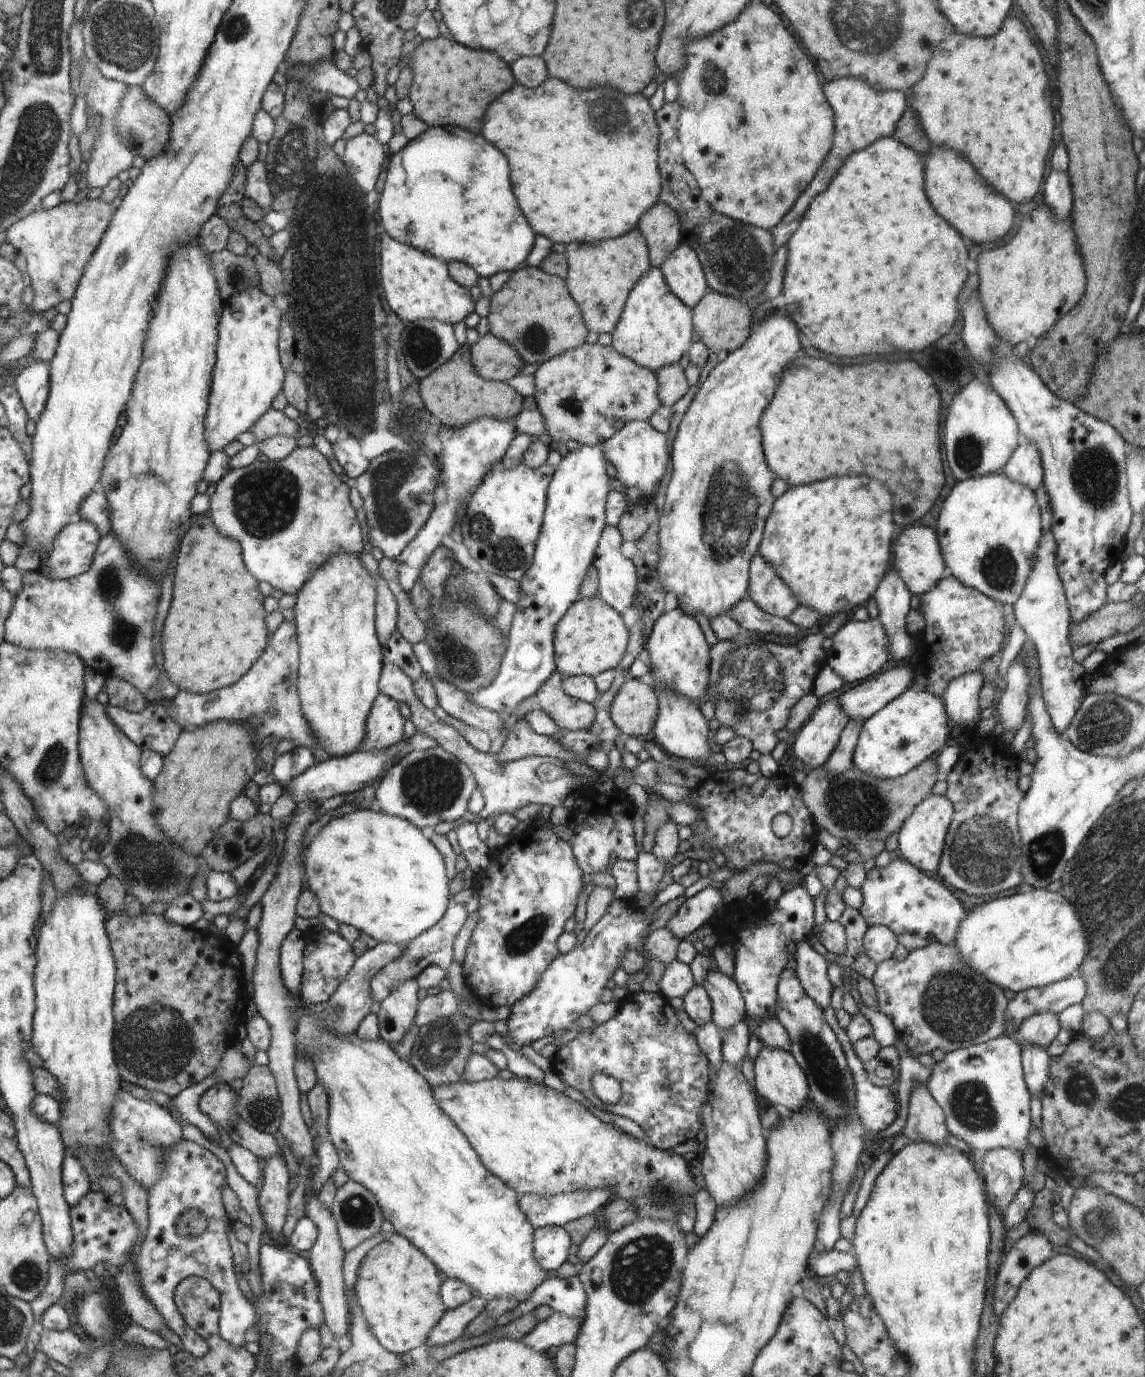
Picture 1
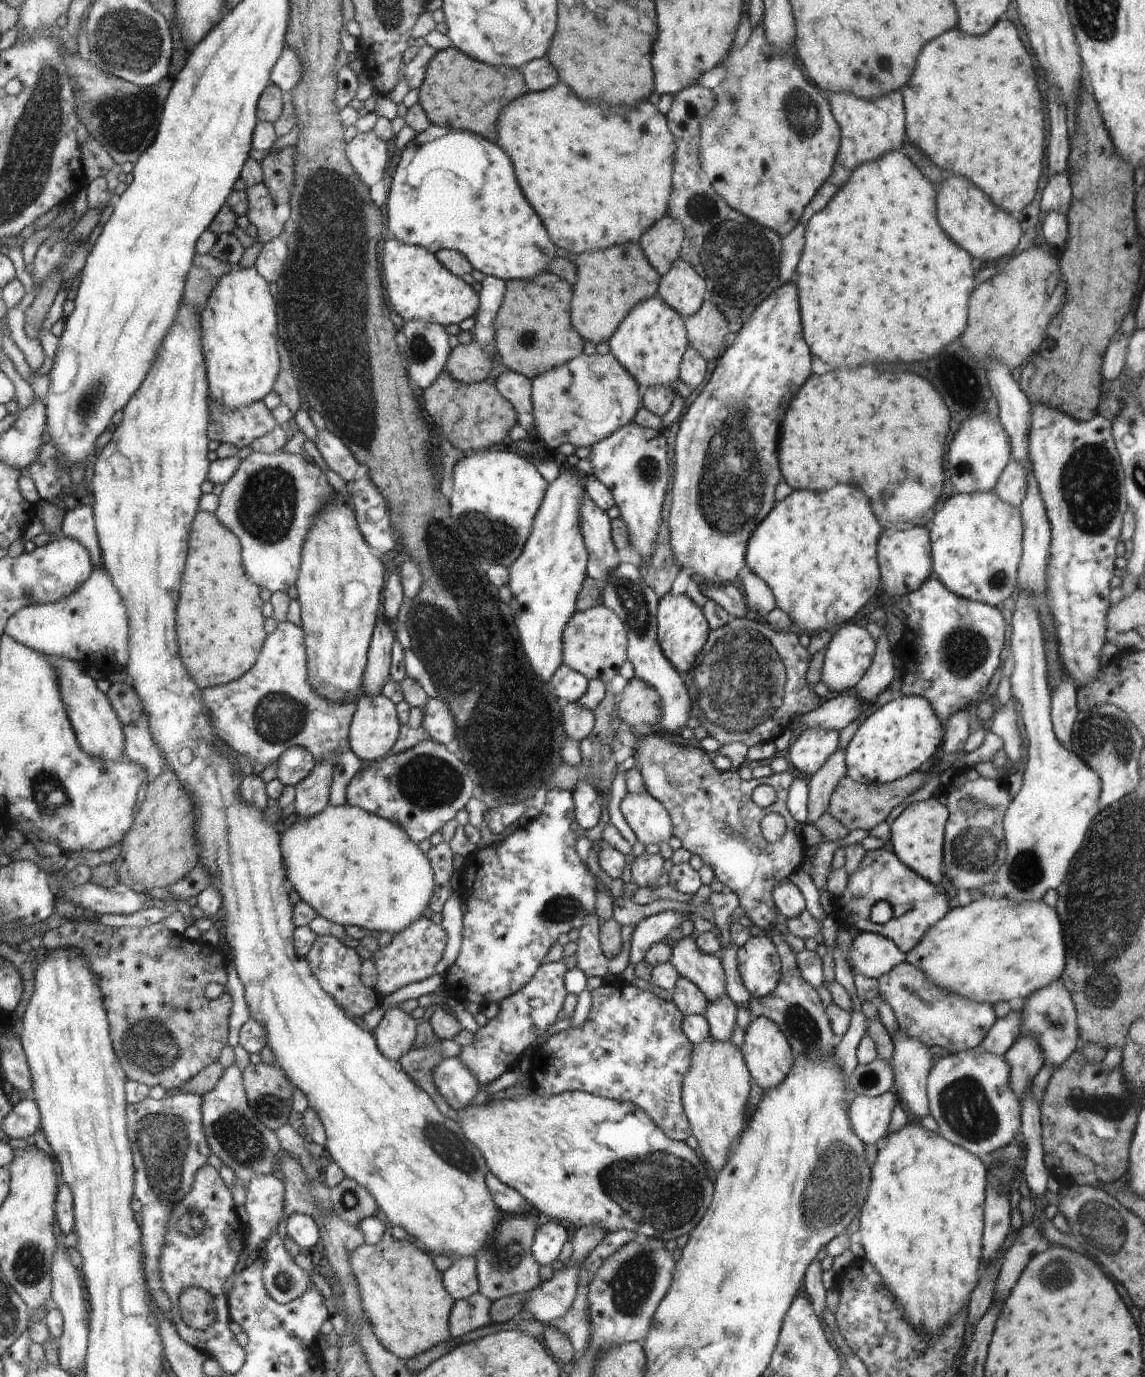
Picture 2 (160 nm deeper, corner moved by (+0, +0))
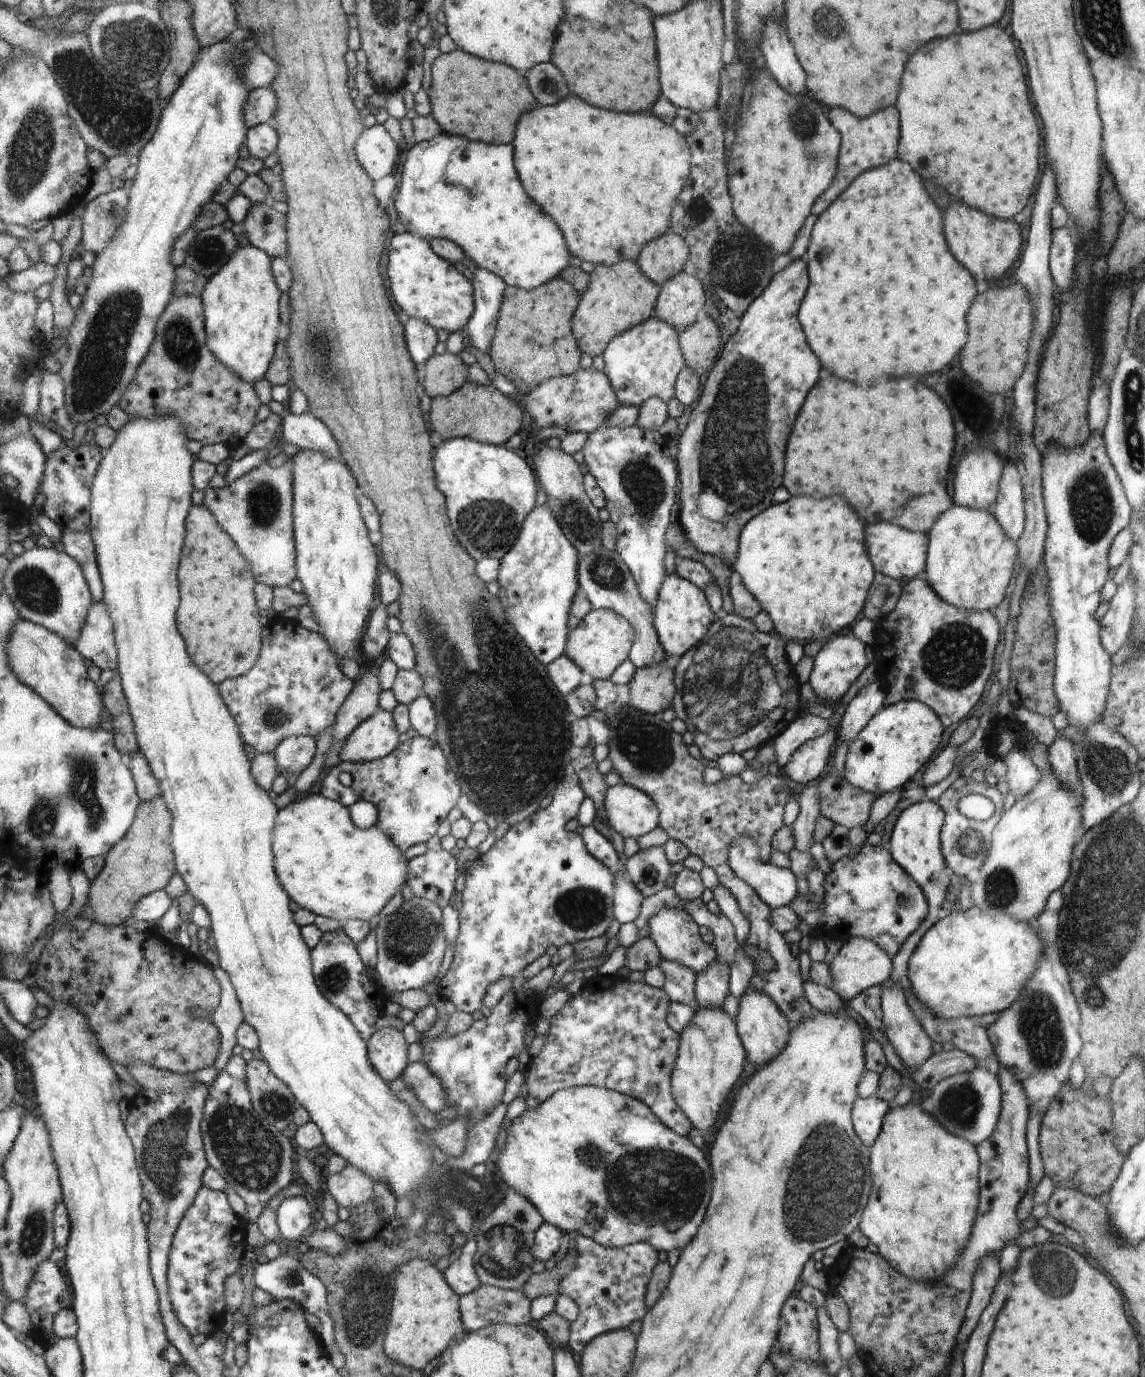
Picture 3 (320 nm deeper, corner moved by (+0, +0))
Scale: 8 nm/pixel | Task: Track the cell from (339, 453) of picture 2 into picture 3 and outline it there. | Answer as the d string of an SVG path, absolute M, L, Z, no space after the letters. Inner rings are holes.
M287 412L282 416L281 424L282 437L287 443L300 449L321 451L332 459L340 458L331 430L314 413Z

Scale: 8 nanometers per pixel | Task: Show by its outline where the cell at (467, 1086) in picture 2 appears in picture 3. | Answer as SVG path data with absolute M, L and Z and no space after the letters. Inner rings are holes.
M418 1061L408 1064L401 1077L424 1108L427 1108L431 1113L444 1110L447 1105L444 1090L424 1063Z

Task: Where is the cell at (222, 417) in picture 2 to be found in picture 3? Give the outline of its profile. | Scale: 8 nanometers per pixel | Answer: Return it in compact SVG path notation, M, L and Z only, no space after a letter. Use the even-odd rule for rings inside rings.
M185 294L184 296L174 297L173 301L168 305L167 311L164 311L164 314L161 316L157 333L158 336L151 353L148 353L147 359L144 359L144 362L140 365L135 381L131 384L131 387L125 394L122 395L119 405L124 410L127 410L133 419L153 420L158 417L179 417L189 438L191 440L198 440L206 446L208 446L208 444L224 444L229 448L234 448L244 442L247 434L251 432L256 424L255 416L256 411L260 408L260 402L258 402L258 396L256 396L252 384L250 384L244 377L236 374L236 371L227 367L220 359L217 359L215 352L209 347L206 310L203 296L197 294Z

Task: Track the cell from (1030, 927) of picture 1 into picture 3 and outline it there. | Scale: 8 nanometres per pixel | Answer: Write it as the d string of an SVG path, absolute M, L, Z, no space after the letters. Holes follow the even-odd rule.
M956 909L951 911L945 918L936 922L936 924L933 924L924 933L924 936L922 936L918 946L909 959L905 979L910 981L912 992L916 995L916 998L919 999L921 1003L924 1003L926 1008L929 1008L930 1012L933 1012L935 1017L943 1019L959 1019L964 1017L979 1018L983 1014L988 1014L989 1012L998 1014L1002 1013L1003 1010L1010 1008L1012 1001L1018 998L1019 992L1023 989L1023 986L1028 984L1028 977L1031 977L1031 974L1037 971L1037 966L1041 963L1042 957L1045 957L1045 943L1039 936L1035 920L1021 921L1020 919L1015 919L1013 916L1007 914L987 915L983 912L976 911L965 913Z

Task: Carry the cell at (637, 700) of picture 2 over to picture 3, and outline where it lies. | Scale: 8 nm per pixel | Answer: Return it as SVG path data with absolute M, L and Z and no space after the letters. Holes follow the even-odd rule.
M667 656L657 665L639 668L629 682L629 702L634 709L655 715L670 709L676 694L675 660Z

